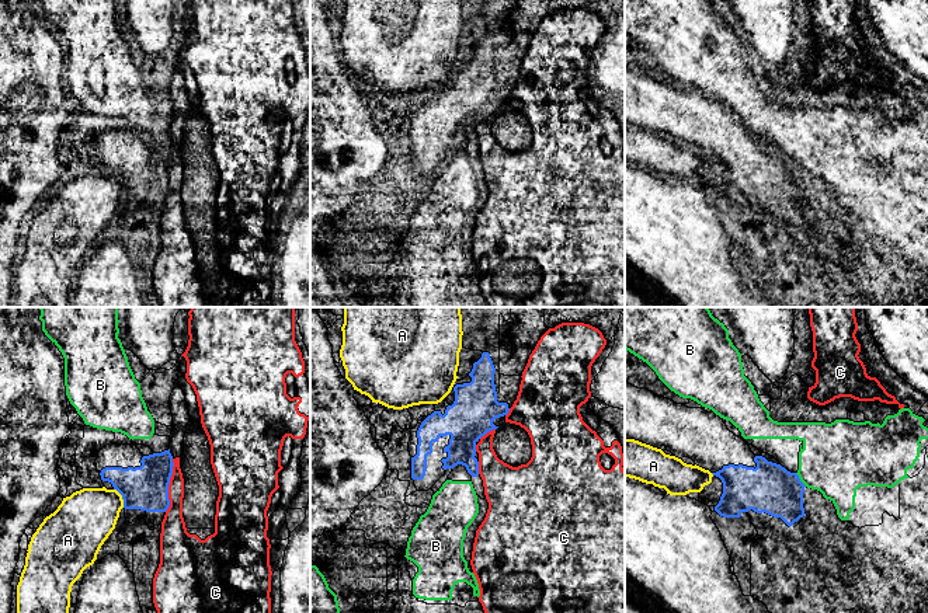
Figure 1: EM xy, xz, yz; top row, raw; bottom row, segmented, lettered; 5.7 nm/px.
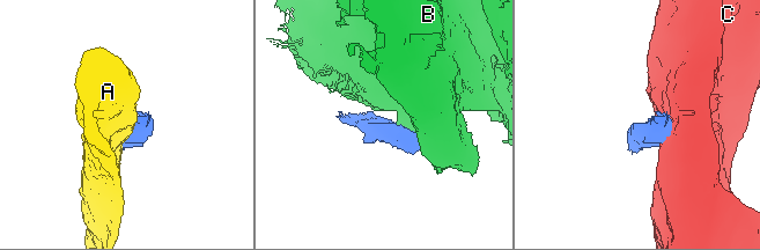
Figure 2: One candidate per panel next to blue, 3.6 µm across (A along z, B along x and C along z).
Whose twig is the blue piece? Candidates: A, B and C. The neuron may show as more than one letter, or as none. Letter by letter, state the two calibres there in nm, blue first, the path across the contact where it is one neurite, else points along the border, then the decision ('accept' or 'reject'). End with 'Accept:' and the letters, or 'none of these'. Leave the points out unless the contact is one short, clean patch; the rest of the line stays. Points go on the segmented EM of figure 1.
A: 260/320 nm | reject
B: 280/400 nm | along yz (795, 473), (806, 486) | reject
C: 260/140 nm | reject
Accept: none of these

